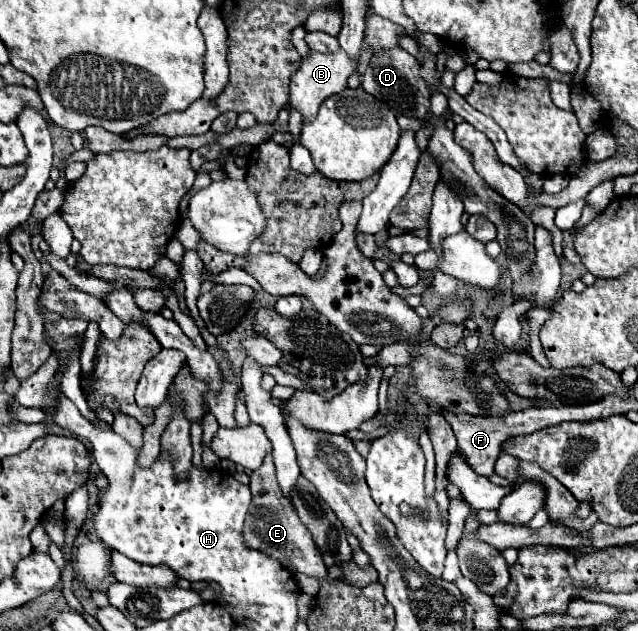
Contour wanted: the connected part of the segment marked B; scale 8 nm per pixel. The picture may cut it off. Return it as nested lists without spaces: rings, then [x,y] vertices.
[[[339,48],[337,52],[327,52],[327,54],[311,52],[307,58],[303,58],[301,68],[293,74],[291,98],[289,98],[287,108],[299,110],[305,122],[311,120],[325,98],[339,94],[341,90],[347,88],[347,78],[357,70],[357,66],[359,66],[359,56],[349,56],[343,48]]]

